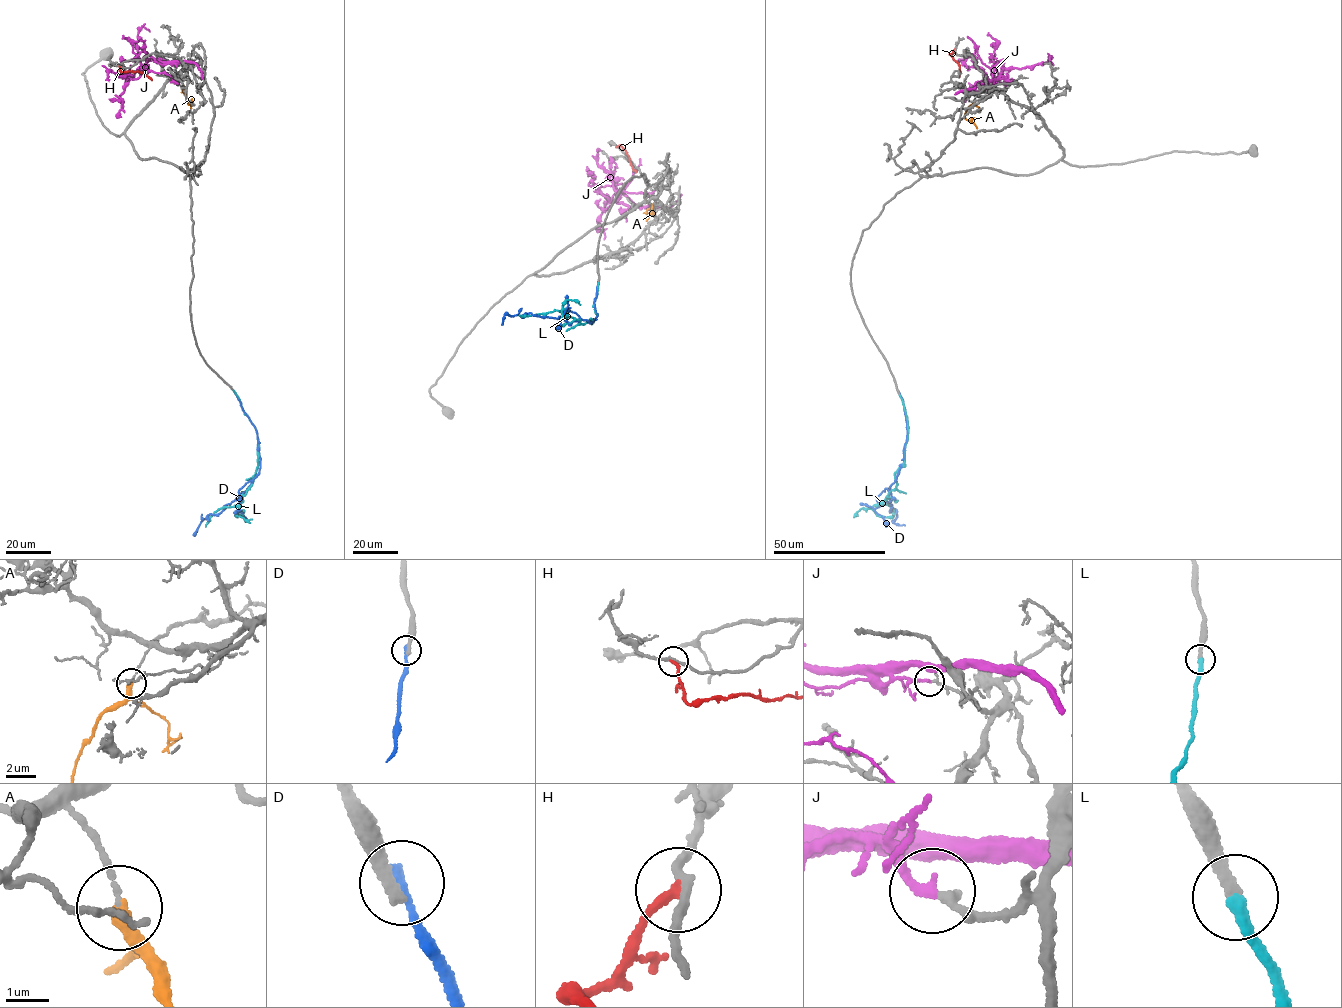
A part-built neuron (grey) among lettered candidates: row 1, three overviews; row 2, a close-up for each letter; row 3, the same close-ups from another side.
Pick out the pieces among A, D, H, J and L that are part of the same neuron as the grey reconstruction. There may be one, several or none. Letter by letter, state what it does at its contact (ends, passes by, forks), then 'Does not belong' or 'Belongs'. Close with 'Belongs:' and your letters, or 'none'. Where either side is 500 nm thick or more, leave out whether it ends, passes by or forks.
A: It passes by. Does not belong
D: It ends there. Does not belong
H: It ends there. Does not belong
J: It ends there. Does not belong
L: It ends there. Belongs
Belongs: L

